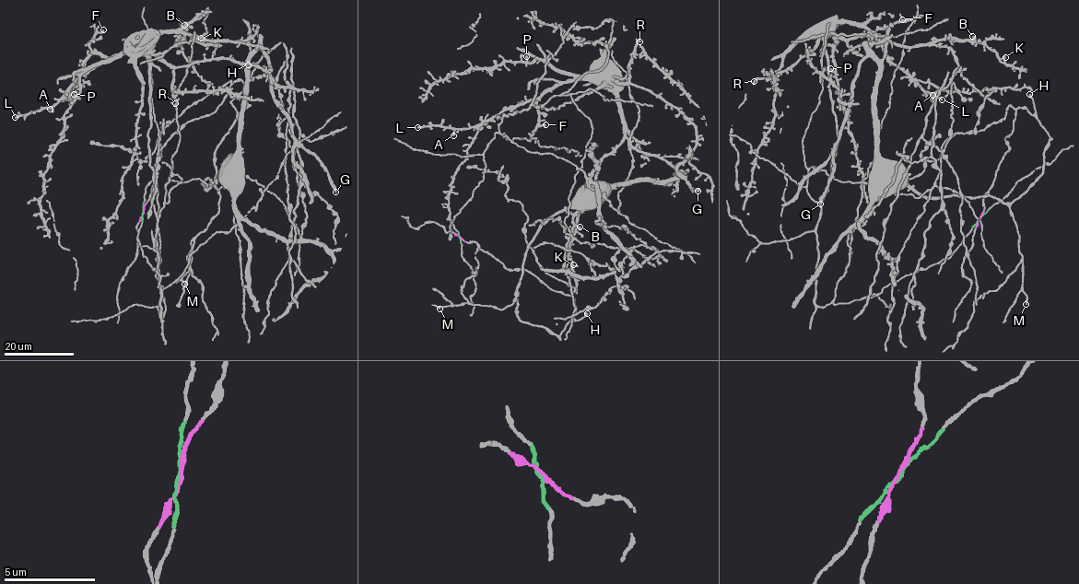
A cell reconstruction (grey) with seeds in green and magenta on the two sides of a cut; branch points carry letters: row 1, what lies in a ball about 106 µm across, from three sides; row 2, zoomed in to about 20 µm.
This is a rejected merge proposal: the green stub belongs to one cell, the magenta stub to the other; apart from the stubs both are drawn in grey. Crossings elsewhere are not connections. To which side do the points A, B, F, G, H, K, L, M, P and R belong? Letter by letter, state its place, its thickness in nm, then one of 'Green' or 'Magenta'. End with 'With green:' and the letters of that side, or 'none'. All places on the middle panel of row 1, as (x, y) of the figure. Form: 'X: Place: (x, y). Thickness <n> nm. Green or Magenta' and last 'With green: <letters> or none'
A: Place: (453, 135). Thickness 360 nm. Green
B: Place: (580, 227). Thickness 440 nm. Green
F: Place: (545, 124). Thickness 400 nm. Green
G: Place: (697, 191). Thickness 280 nm. Magenta
H: Place: (587, 313). Thickness 400 nm. Magenta
K: Place: (573, 264). Thickness 240 nm. Green
L: Place: (417, 127). Thickness 280 nm. Green
M: Place: (439, 309). Thickness 160 nm. Magenta
P: Place: (526, 56). Thickness 400 nm. Green
R: Place: (639, 41). Thickness 320 nm. Green
With green: A, B, F, K, L, P, R

